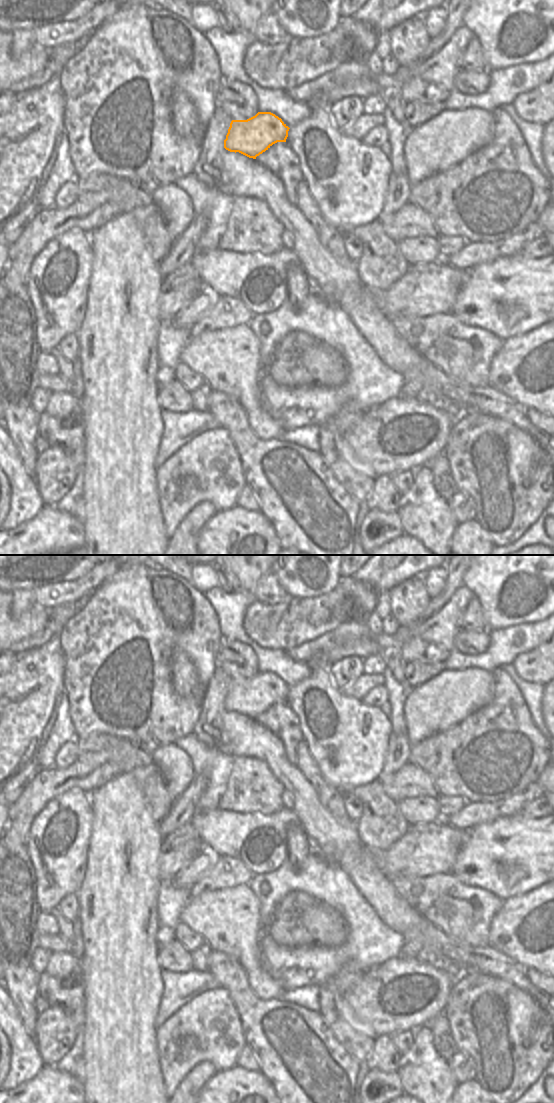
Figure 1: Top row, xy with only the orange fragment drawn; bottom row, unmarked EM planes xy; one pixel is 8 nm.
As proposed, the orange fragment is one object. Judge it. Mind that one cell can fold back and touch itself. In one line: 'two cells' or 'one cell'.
one cell

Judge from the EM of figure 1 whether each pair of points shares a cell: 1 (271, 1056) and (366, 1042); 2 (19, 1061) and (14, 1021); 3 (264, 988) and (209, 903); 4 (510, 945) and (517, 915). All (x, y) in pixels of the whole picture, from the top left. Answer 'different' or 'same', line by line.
1: different
2: same
3: same
4: same

